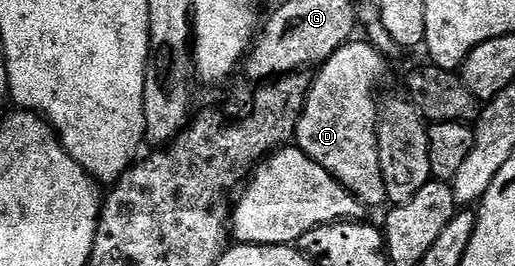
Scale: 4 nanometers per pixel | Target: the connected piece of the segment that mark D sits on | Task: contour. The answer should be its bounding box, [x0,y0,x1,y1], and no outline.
[296,40,388,208]

